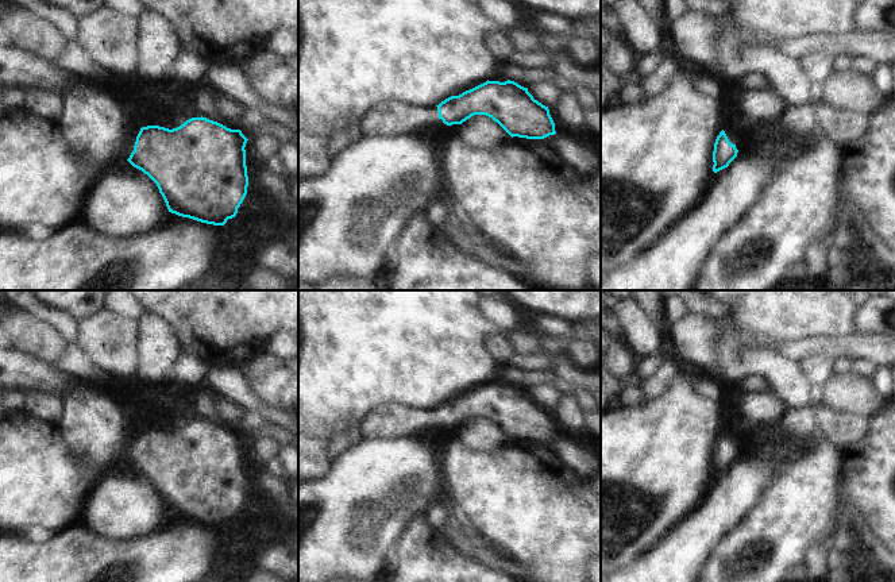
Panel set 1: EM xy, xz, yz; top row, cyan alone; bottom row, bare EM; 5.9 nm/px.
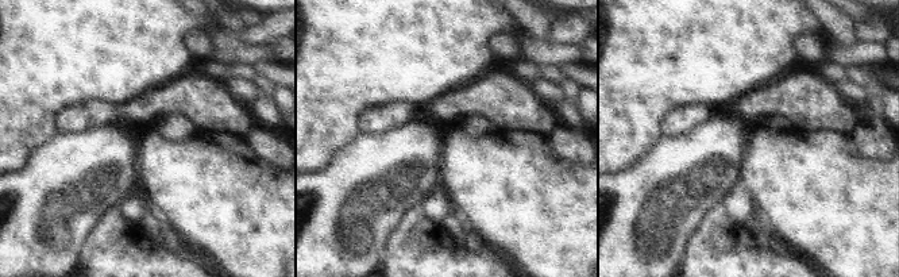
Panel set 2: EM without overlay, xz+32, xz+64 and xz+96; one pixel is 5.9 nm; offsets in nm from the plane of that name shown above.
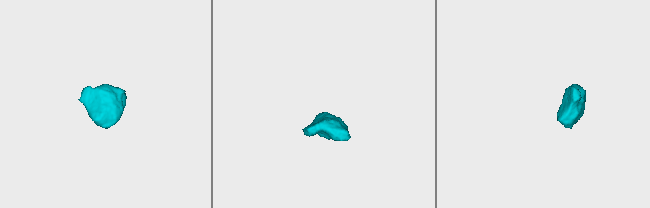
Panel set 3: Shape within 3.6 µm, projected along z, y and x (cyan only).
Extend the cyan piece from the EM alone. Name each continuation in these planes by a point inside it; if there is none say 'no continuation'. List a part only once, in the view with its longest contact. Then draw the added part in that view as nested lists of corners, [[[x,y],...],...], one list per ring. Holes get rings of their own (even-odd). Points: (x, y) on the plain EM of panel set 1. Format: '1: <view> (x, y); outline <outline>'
1: xy (93, 427); outline [[[73,383],[61,394],[63,416],[58,427],[78,459],[108,466],[117,458],[130,460],[136,438],[128,431],[123,404],[112,394]]]

